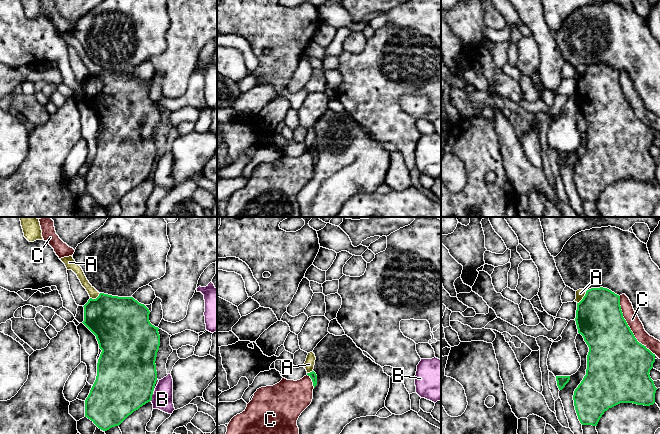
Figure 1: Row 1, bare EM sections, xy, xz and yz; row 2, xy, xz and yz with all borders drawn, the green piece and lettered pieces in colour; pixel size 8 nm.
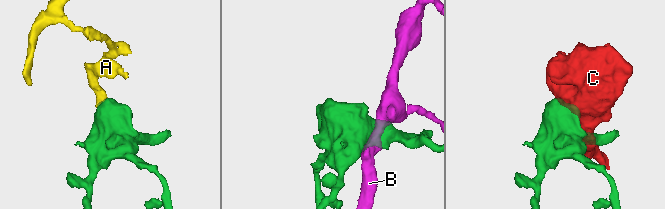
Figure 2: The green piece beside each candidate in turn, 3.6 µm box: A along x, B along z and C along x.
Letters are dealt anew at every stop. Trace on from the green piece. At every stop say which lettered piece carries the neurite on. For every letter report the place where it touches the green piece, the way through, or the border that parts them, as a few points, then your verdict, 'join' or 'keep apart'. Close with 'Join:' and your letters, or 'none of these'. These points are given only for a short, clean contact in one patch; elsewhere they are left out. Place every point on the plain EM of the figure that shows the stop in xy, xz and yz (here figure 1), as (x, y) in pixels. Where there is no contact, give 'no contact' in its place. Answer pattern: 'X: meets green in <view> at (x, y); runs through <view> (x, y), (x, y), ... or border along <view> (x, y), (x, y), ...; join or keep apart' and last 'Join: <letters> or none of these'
A: meets green in yz at (583, 73); border along yz (586, 67), (585, 71), (577, 79); keep apart
B: meets green in xy at (151, 173); keep apart
C: meets green in yz at (629, 103); keep apart
Join: none of these

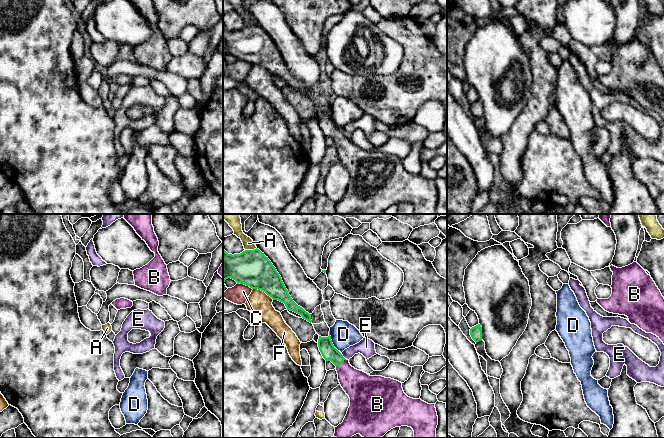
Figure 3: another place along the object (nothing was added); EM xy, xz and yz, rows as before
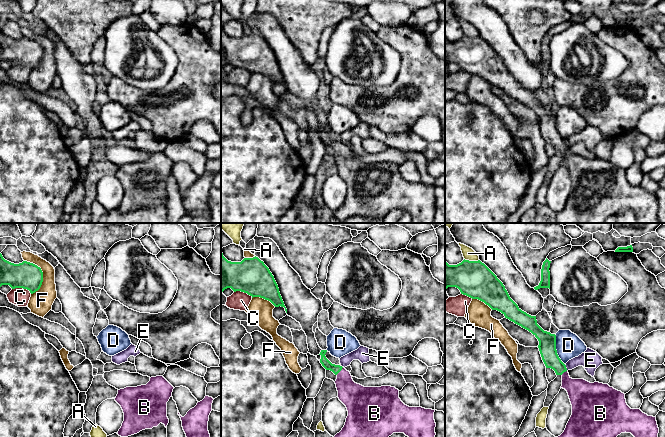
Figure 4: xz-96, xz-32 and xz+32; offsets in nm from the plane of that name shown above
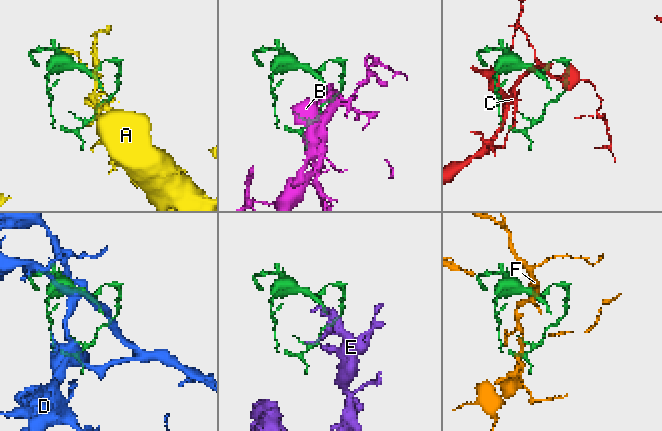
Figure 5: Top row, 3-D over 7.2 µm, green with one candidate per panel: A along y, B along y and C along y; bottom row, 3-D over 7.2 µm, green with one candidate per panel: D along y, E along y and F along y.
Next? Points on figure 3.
A: meets green in xz at (250, 26); keep apart
B: meets green in xz at (340, 140); runs through xz (329, 128), (340, 140), (360, 163); join
C: meets green in xz at (245, 60); border along xz (237, 59), (243, 59), (252, 65); keep apart
D: meets green in xz at (331, 117); border along xz (329, 107), (331, 118), (338, 127); keep apart
E: meets green in xz at (342, 132); border along xz (341, 130), (345, 134); keep apart
F: meets green in xz at (263, 67); keep apart
Join: B

